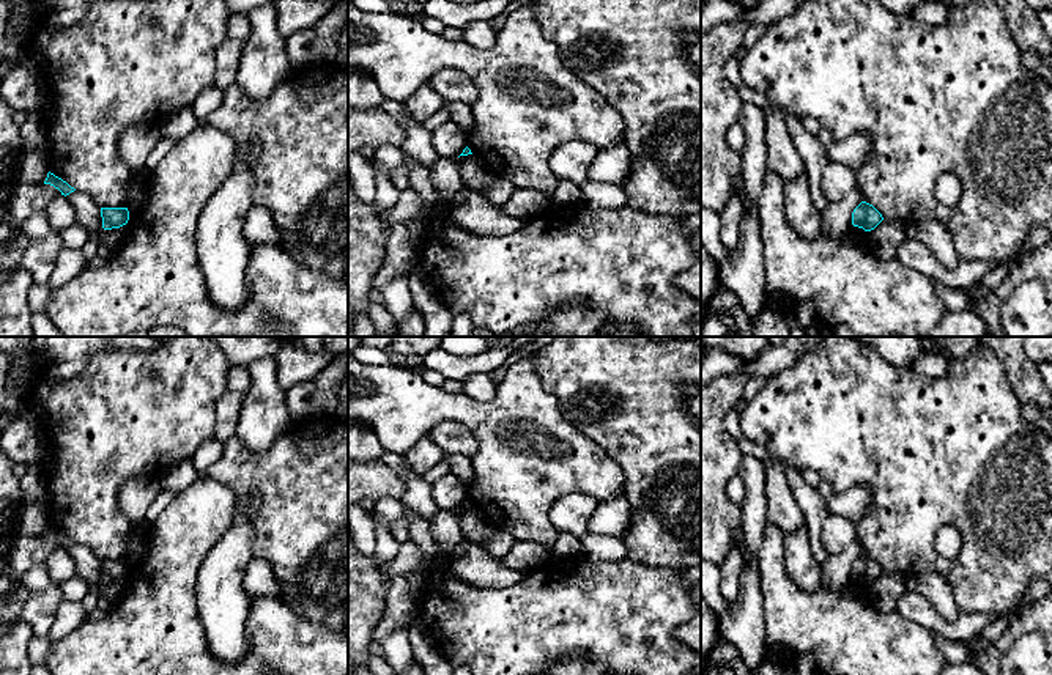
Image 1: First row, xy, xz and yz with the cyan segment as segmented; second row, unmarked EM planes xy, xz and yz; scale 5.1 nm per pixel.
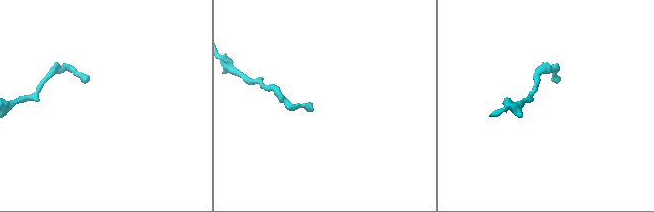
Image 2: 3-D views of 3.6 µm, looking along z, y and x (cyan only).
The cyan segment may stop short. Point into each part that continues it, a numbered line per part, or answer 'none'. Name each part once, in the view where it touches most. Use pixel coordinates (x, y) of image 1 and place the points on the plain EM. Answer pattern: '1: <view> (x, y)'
none

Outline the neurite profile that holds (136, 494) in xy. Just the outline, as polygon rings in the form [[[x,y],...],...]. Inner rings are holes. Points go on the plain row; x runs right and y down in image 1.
[[[145,475],[128,480],[118,496],[120,511],[139,529],[145,522],[148,505],[161,491],[159,478]]]

